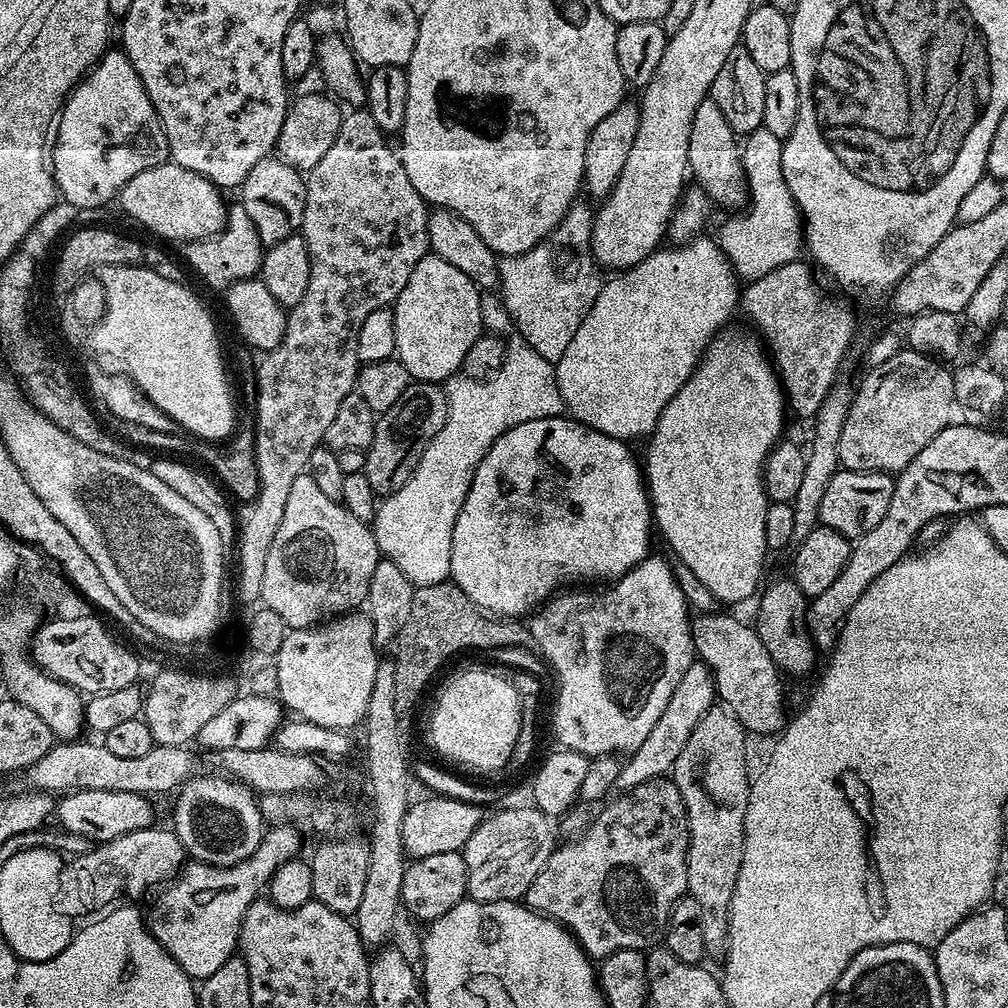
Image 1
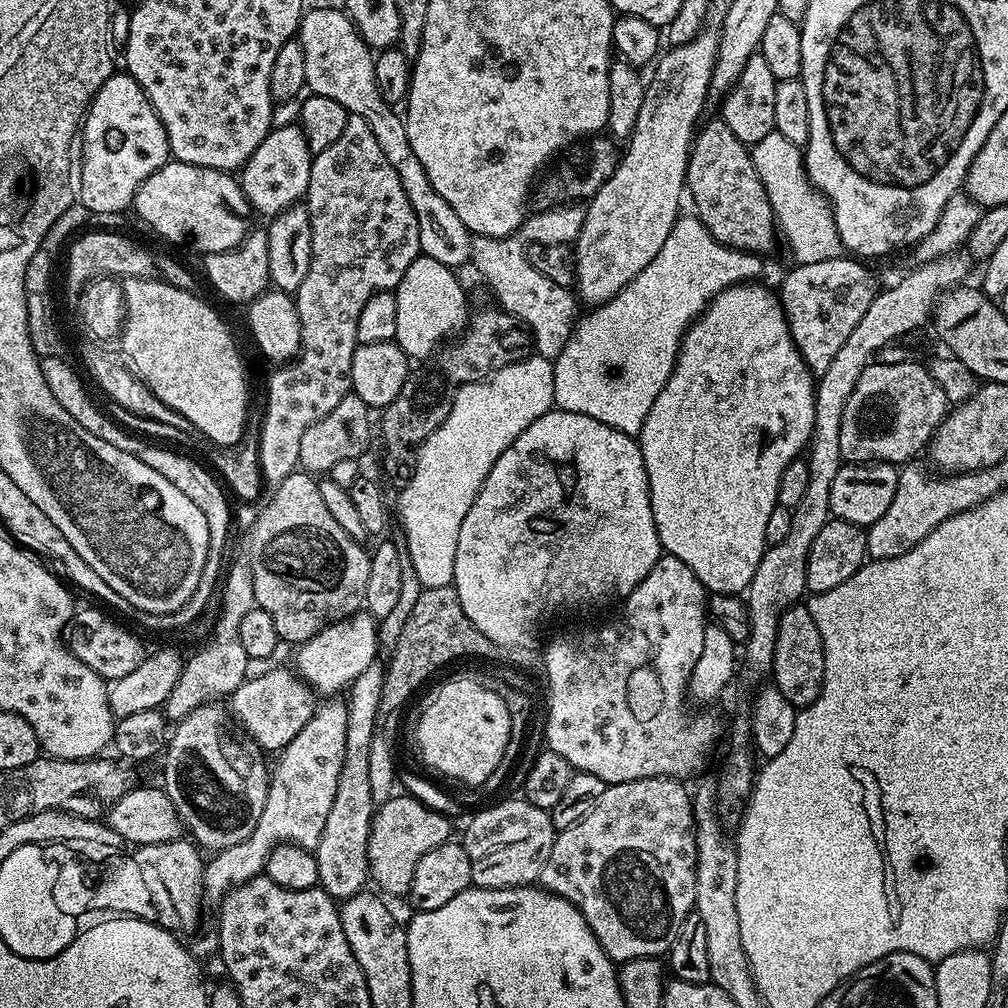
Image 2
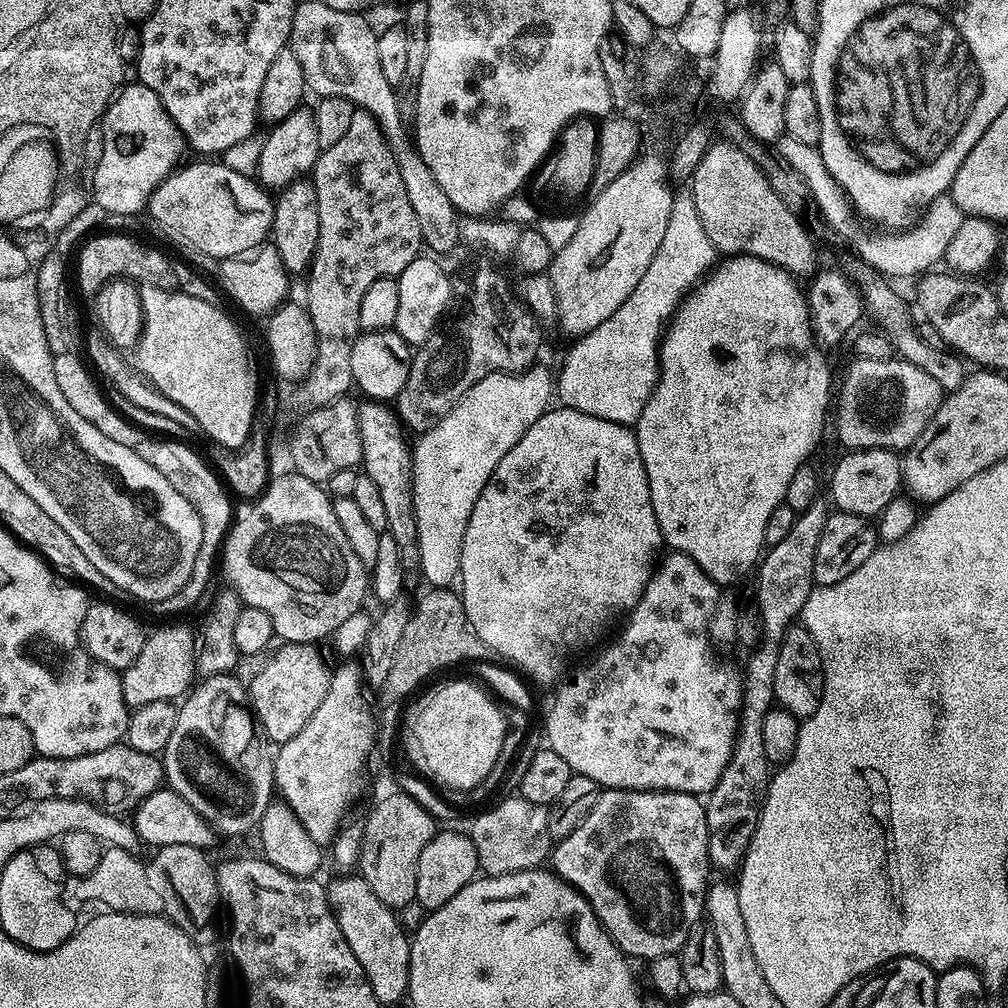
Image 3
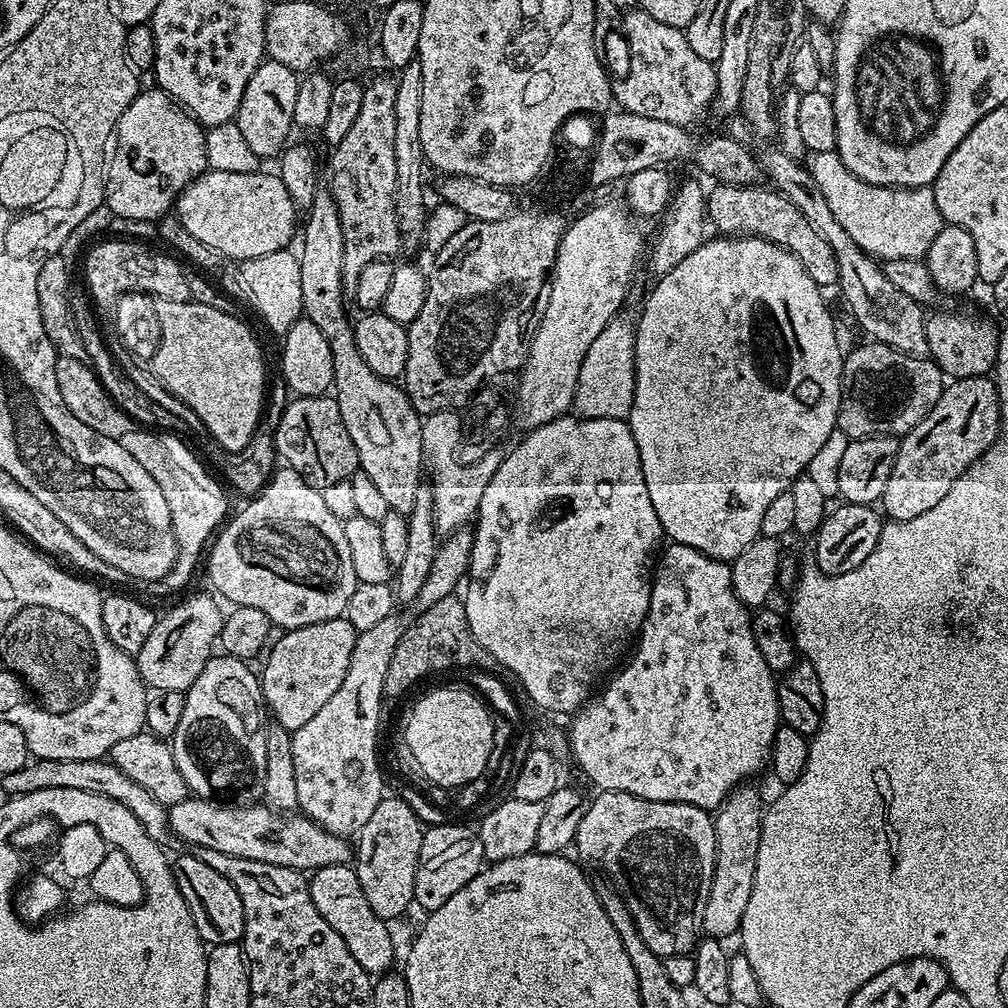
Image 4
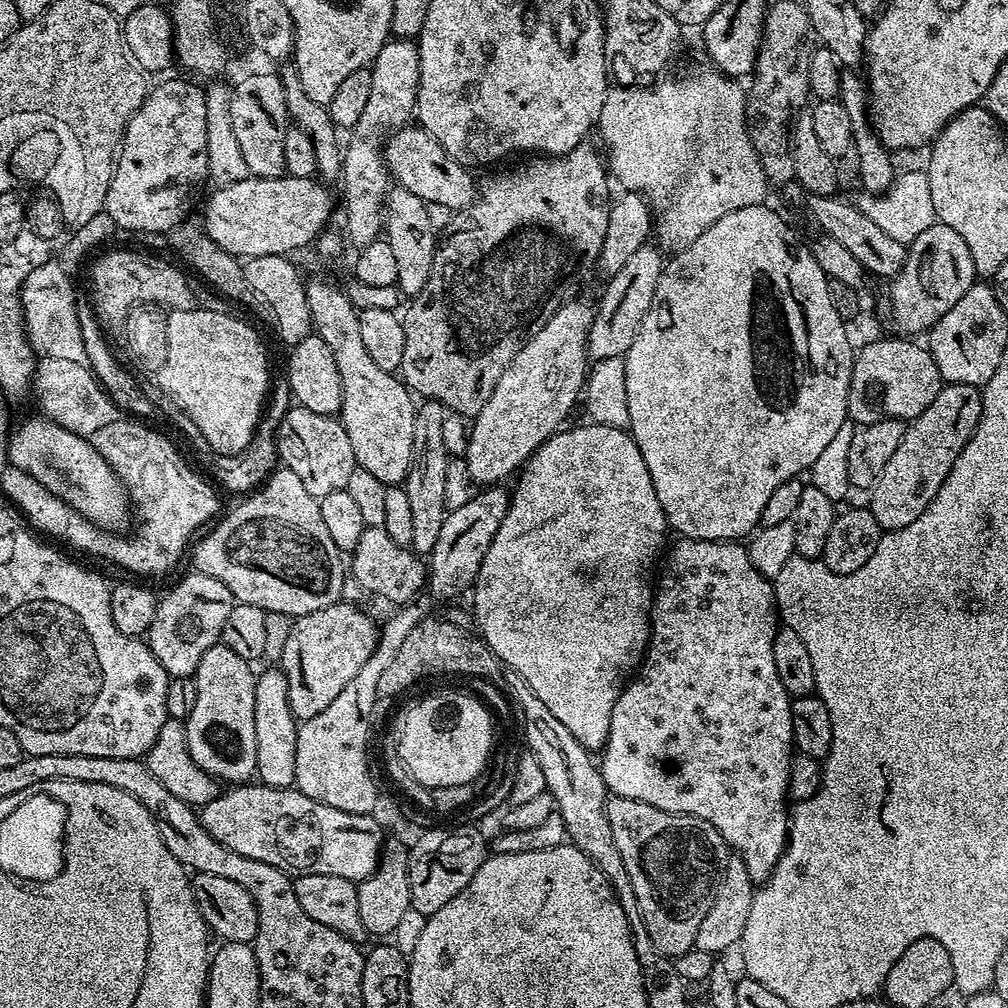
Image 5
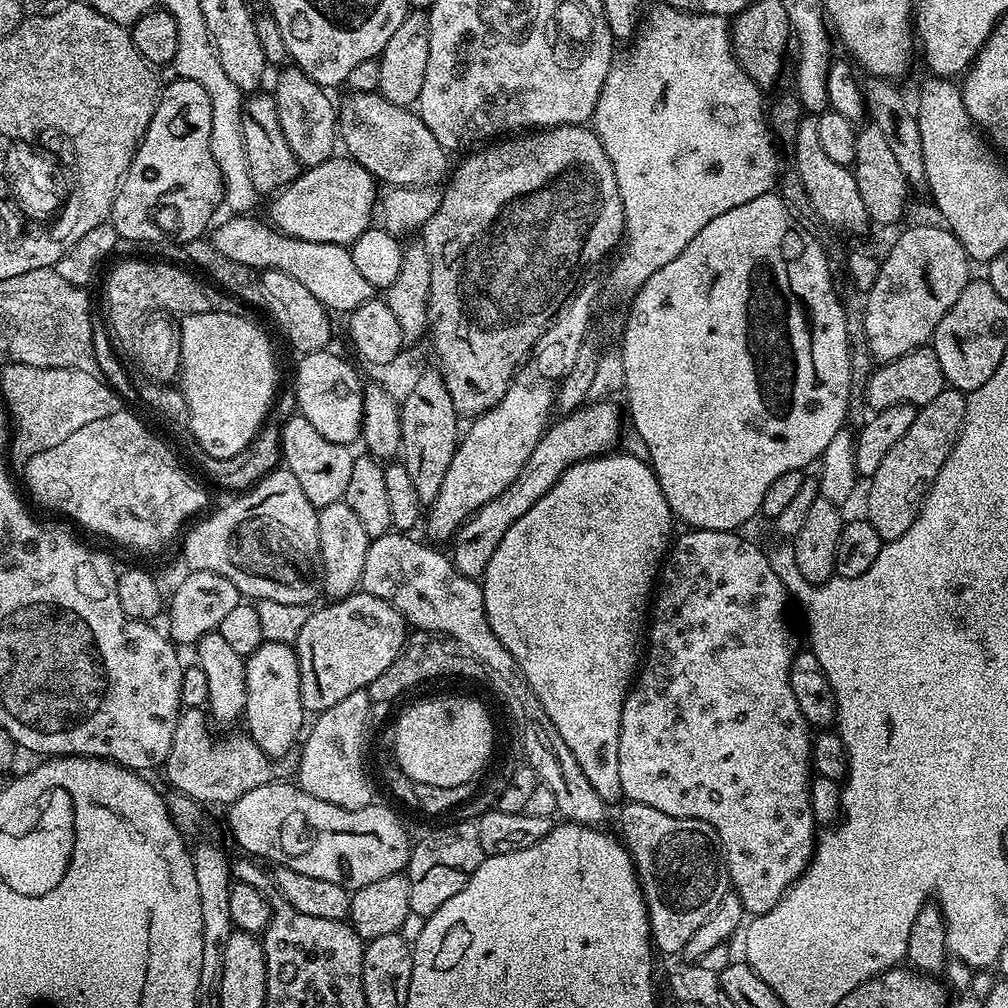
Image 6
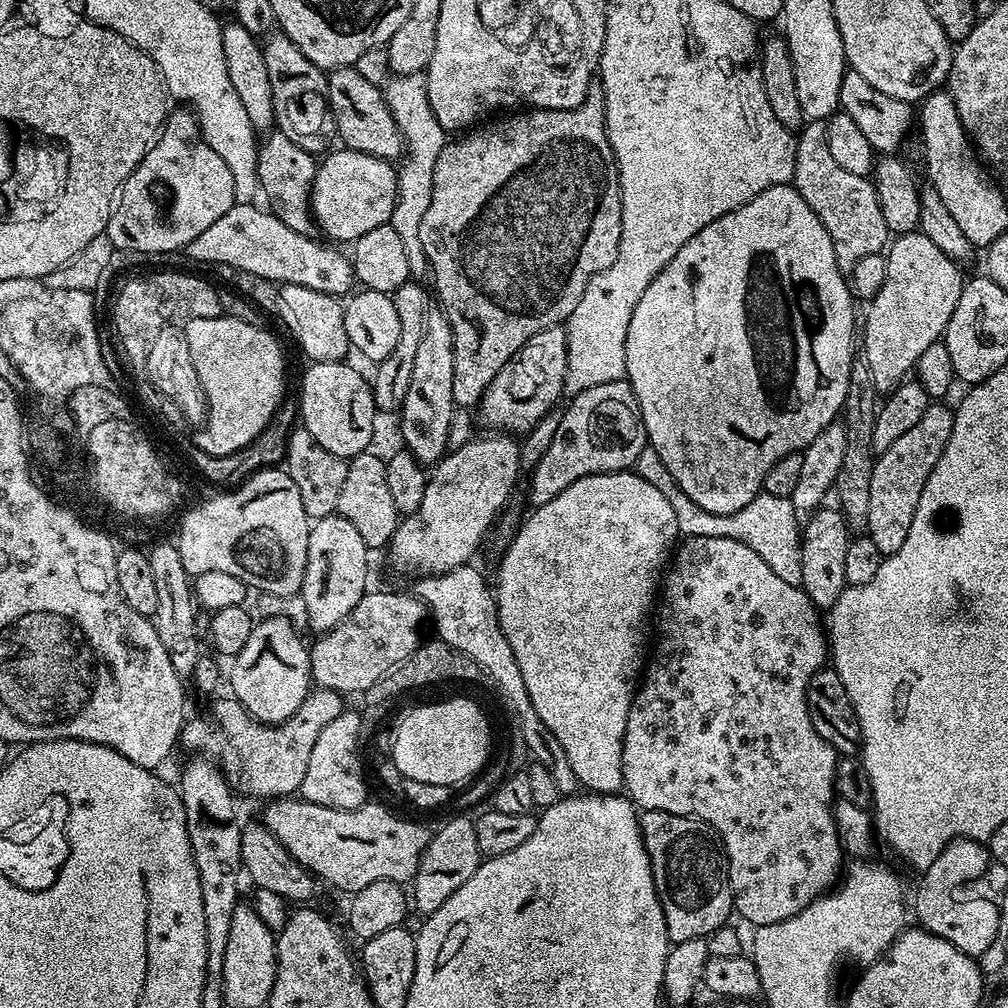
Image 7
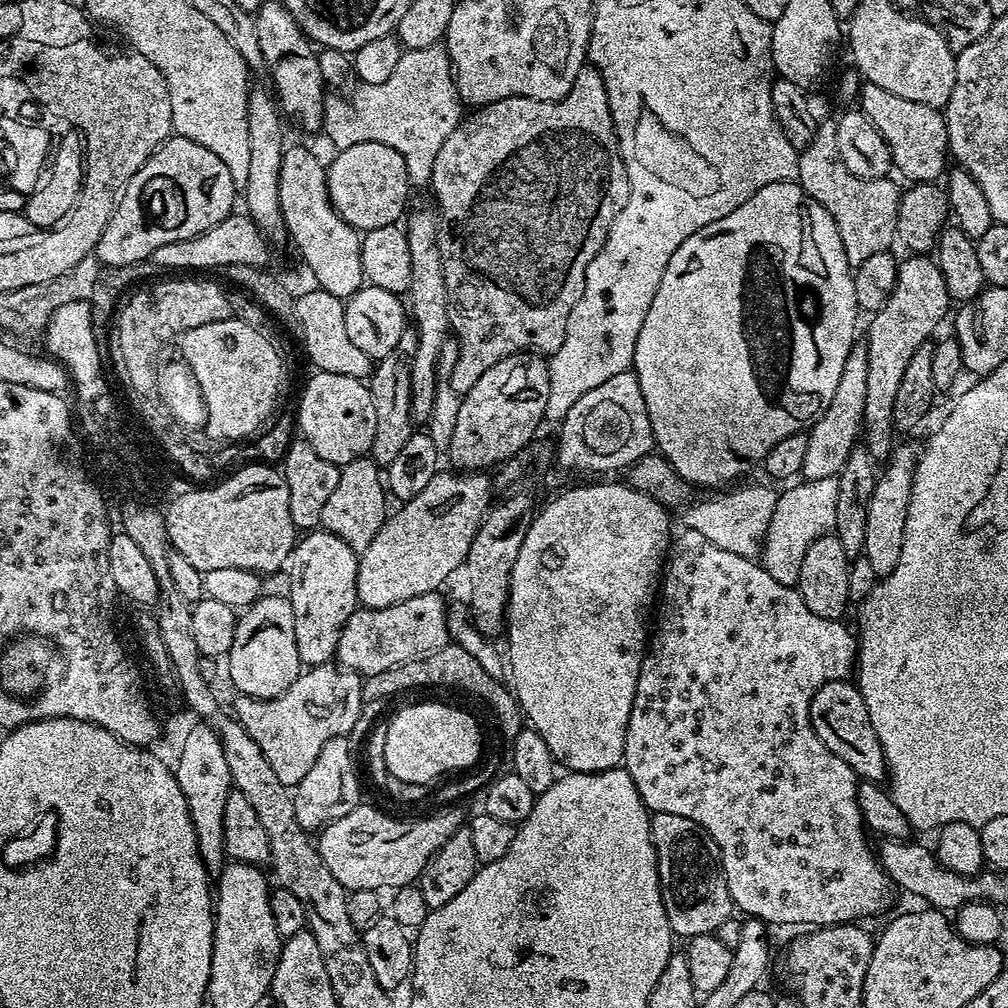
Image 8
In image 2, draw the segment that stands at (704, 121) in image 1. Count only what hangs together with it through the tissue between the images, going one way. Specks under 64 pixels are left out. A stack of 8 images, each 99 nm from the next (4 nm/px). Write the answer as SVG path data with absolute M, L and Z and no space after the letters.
M712 118L708 125L701 127L695 133L691 149L688 153L688 175L686 177L686 192L692 195L695 215L710 230L712 237L719 244L728 248L736 248L739 252L765 254L776 244L778 229L776 215L772 213L770 202L764 193L762 182L758 178L758 170L754 170L751 151L742 141L735 137L734 131L724 124L720 118Z

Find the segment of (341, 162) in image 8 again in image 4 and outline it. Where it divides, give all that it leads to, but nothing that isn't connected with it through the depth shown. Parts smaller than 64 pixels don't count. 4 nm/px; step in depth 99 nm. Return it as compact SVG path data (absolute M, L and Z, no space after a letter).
M211 170L202 176L197 176L179 196L176 197L174 214L206 246L210 246L215 252L220 252L229 261L239 262L250 258L259 258L262 254L274 254L278 250L288 248L291 245L292 231L297 231L298 209L293 204L286 186L282 186L279 175L272 176L265 170L247 172L246 174L226 174L225 172L213 172Z

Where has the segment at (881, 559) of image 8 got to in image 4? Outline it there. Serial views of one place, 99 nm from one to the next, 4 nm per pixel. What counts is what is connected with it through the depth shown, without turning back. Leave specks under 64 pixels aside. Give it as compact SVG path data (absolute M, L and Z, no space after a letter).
M986 375L949 381L930 414L901 437L894 469L880 499L885 517L900 523L930 510L999 436L1000 403L995 379Z

